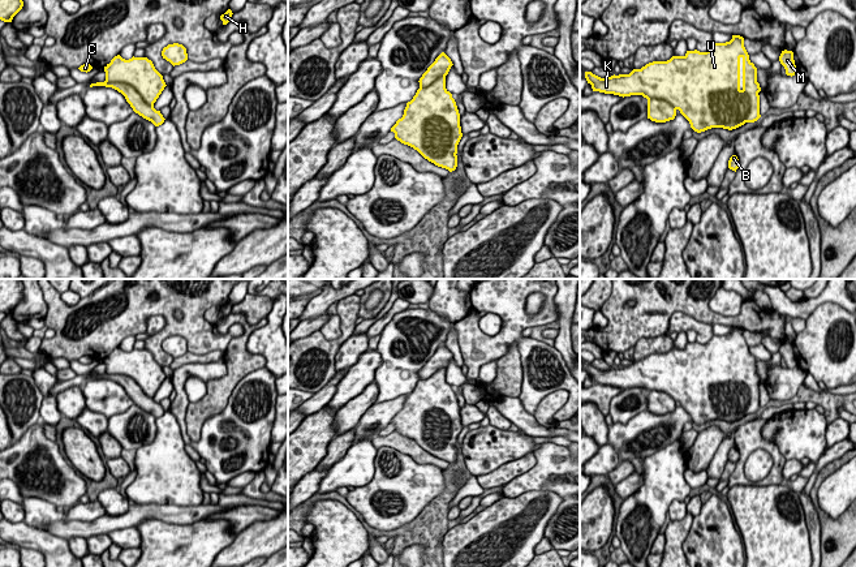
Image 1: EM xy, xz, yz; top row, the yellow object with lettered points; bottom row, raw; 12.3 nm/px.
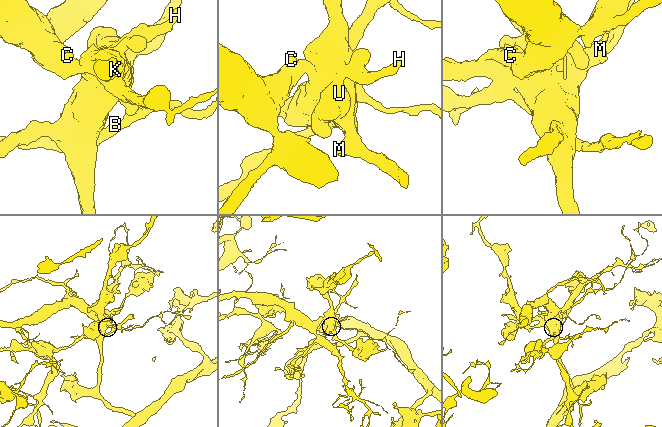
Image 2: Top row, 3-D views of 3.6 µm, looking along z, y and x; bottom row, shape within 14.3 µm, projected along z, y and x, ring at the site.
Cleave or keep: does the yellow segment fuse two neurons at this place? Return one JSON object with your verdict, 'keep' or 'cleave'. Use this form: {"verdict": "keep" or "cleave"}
{"verdict": "cleave"}

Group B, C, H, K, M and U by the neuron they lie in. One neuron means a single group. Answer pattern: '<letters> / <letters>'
B C / H K M U

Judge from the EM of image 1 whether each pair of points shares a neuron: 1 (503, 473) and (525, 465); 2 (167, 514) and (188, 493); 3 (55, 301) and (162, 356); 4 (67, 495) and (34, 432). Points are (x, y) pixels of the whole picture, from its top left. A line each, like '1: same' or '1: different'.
1: same
2: different
3: same
4: same

